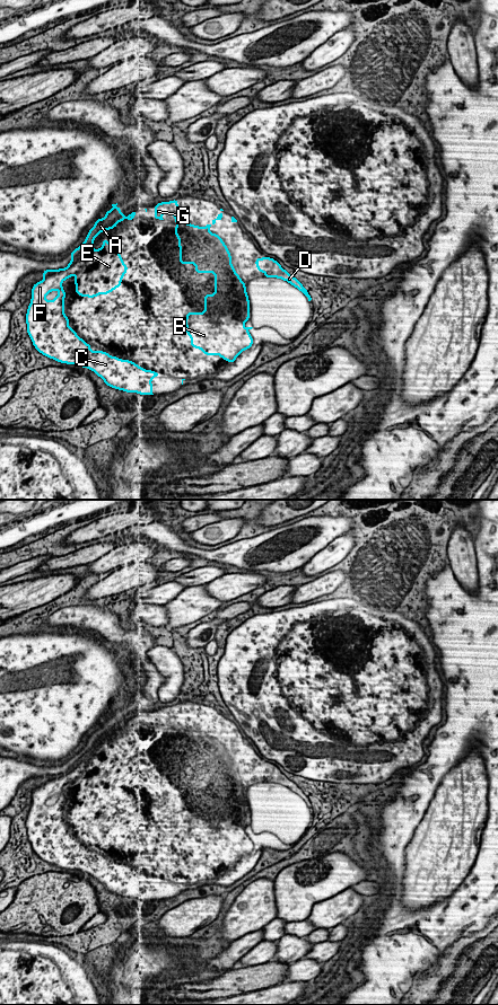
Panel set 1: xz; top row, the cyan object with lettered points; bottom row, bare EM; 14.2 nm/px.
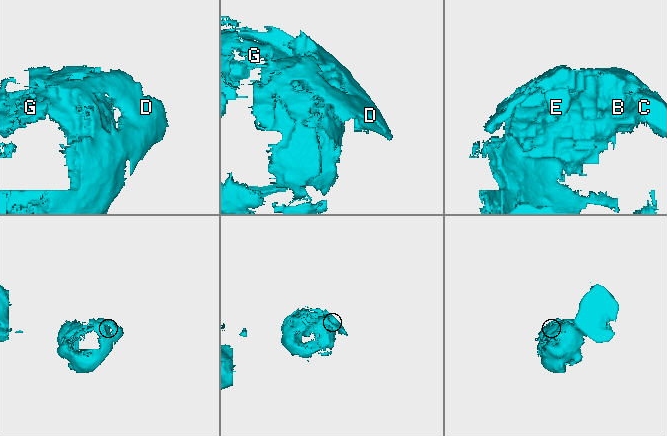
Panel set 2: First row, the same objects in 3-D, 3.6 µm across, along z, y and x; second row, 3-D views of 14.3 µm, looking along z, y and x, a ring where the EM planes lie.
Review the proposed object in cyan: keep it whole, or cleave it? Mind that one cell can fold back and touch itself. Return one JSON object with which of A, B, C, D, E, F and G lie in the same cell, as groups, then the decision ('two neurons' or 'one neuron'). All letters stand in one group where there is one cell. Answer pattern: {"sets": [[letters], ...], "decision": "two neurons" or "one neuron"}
{"sets": [["A"], ["B", "C", "D", "E", "F", "G"]], "decision": "two neurons"}

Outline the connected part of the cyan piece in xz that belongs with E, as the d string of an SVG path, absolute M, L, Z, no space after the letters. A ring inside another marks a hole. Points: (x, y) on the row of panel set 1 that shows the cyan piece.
M103 239L99 249L94 249L93 246L94 243L82 249L65 268L43 271L44 279L32 288L32 299L25 317L27 334L32 338L34 347L50 359L88 368L101 377L108 387L139 395L154 395L151 380L158 377L159 372L146 370L133 361L121 360L103 351L91 351L91 345L87 344L69 327L69 317L64 315L64 297L67 293L62 288L63 281L75 275L76 293L93 299L99 294L110 294L113 290L120 288L121 281L128 272L128 266L119 253L119 247L111 245L107 239ZM54 290L58 290L59 294L53 300L47 301L45 299L46 294Z

